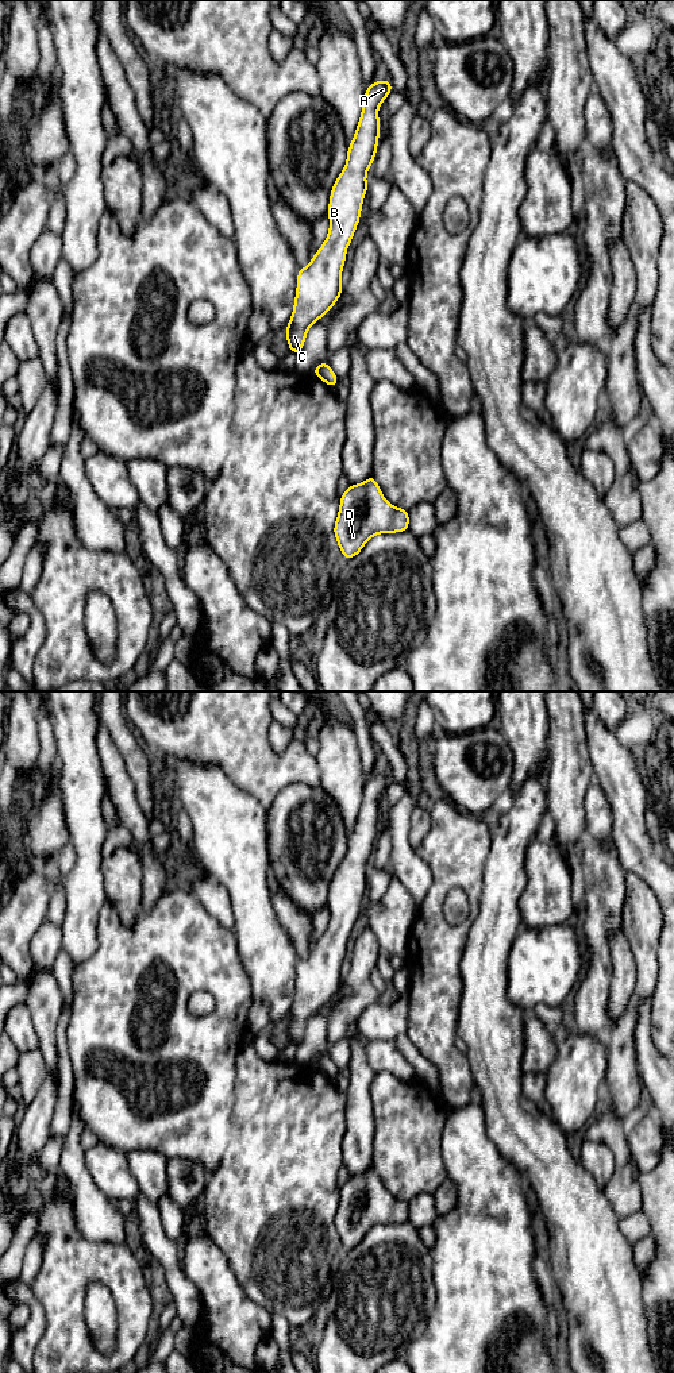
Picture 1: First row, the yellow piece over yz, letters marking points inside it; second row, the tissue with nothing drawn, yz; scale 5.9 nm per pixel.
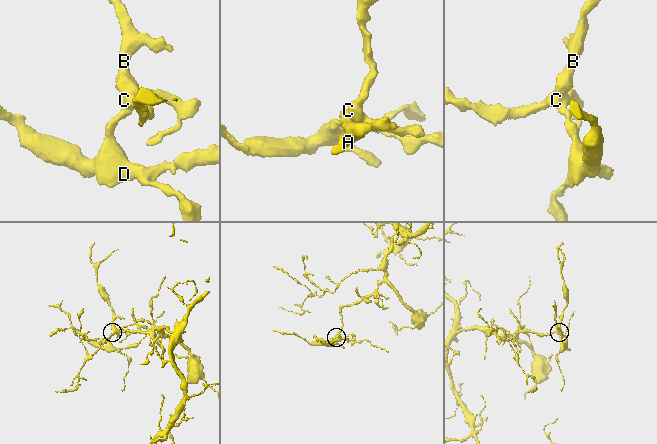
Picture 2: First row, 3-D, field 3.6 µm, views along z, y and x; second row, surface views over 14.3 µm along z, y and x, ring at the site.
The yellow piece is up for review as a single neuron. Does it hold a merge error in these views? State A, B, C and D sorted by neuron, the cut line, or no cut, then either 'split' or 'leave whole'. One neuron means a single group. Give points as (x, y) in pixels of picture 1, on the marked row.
A B C / D | yz (324, 362), (319, 375) | split

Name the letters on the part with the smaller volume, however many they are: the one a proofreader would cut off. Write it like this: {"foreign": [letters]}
{"foreign": ["D"]}

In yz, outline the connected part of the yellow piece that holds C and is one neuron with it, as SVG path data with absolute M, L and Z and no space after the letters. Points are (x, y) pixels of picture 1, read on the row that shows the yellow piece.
M375 80L365 92L361 119L347 149L347 162L336 178L328 204L328 235L307 267L297 271L293 313L286 325L290 352L299 355L309 327L339 300L346 251L358 227L369 185L366 176L378 147L378 108L392 92L390 80Z

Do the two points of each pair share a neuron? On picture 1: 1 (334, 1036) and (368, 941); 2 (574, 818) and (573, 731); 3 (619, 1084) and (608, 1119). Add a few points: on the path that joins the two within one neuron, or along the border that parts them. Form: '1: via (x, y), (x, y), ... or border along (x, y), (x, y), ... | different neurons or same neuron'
1: via (345, 1013), (361, 997), (362, 964) | same neuron
2: via (570, 797), (570, 752) | same neuron
3: border along (611, 1107), (621, 1121) | different neurons

